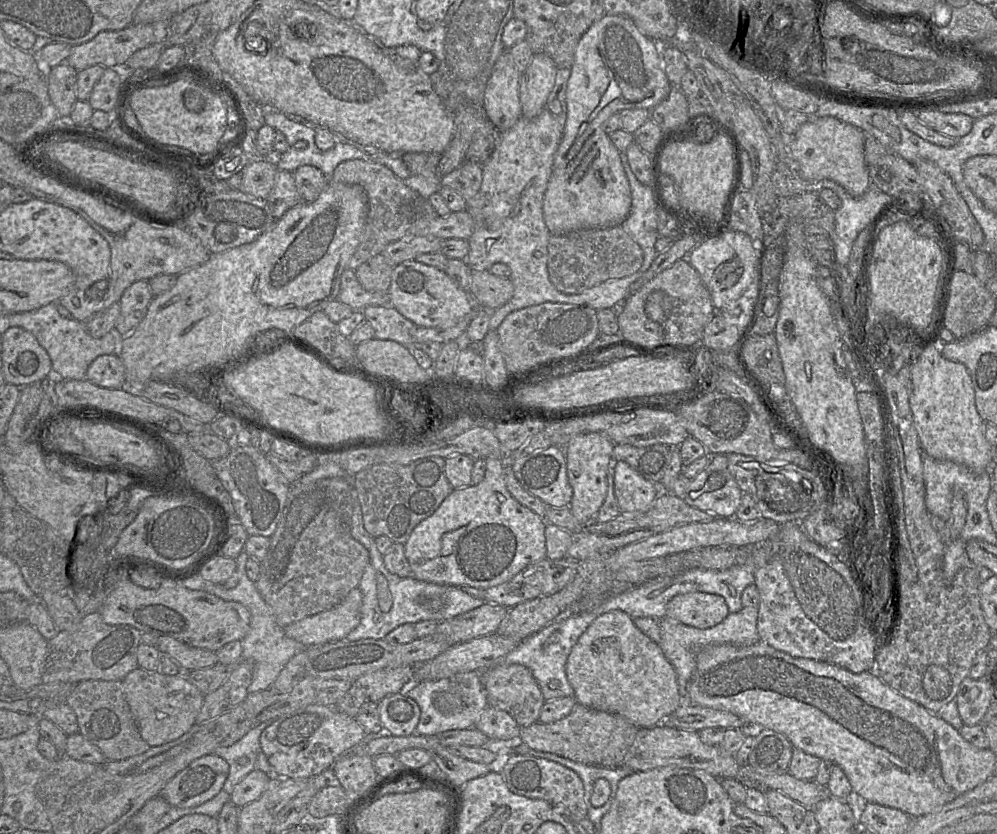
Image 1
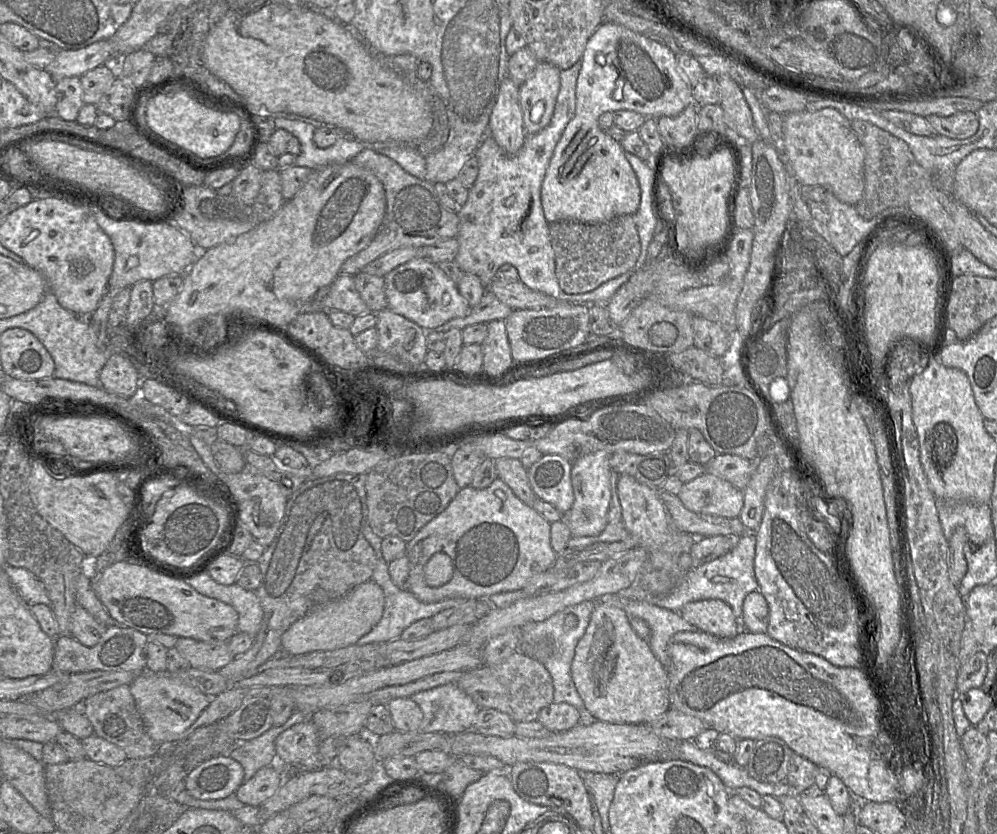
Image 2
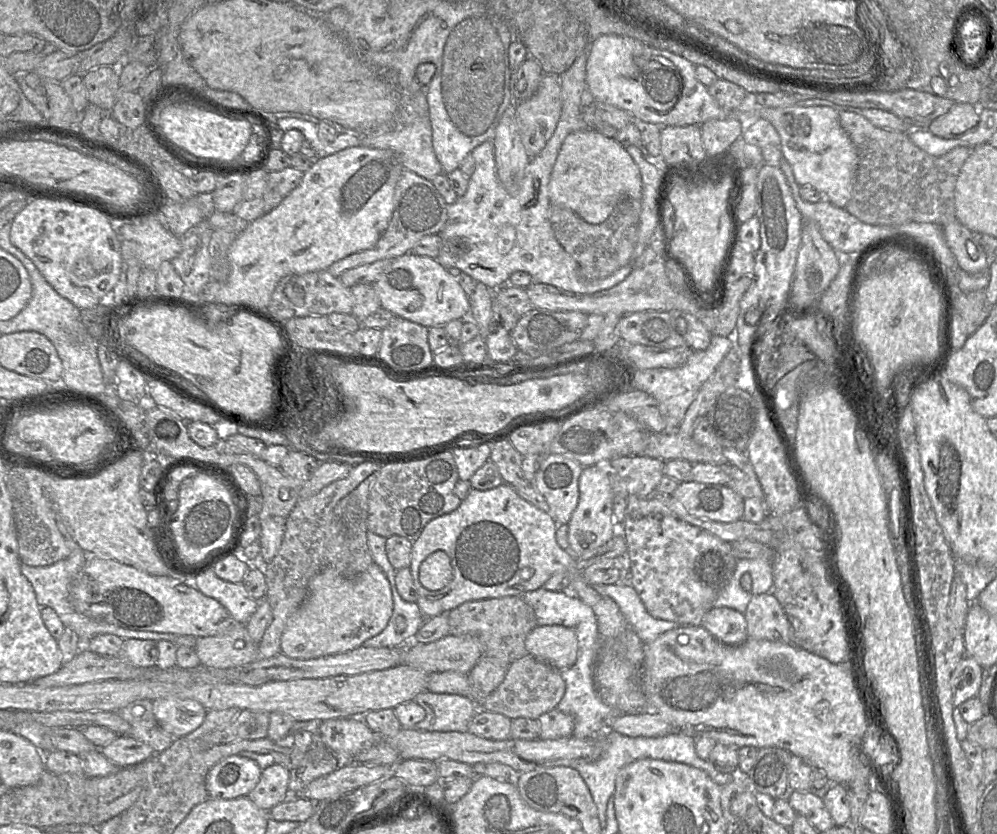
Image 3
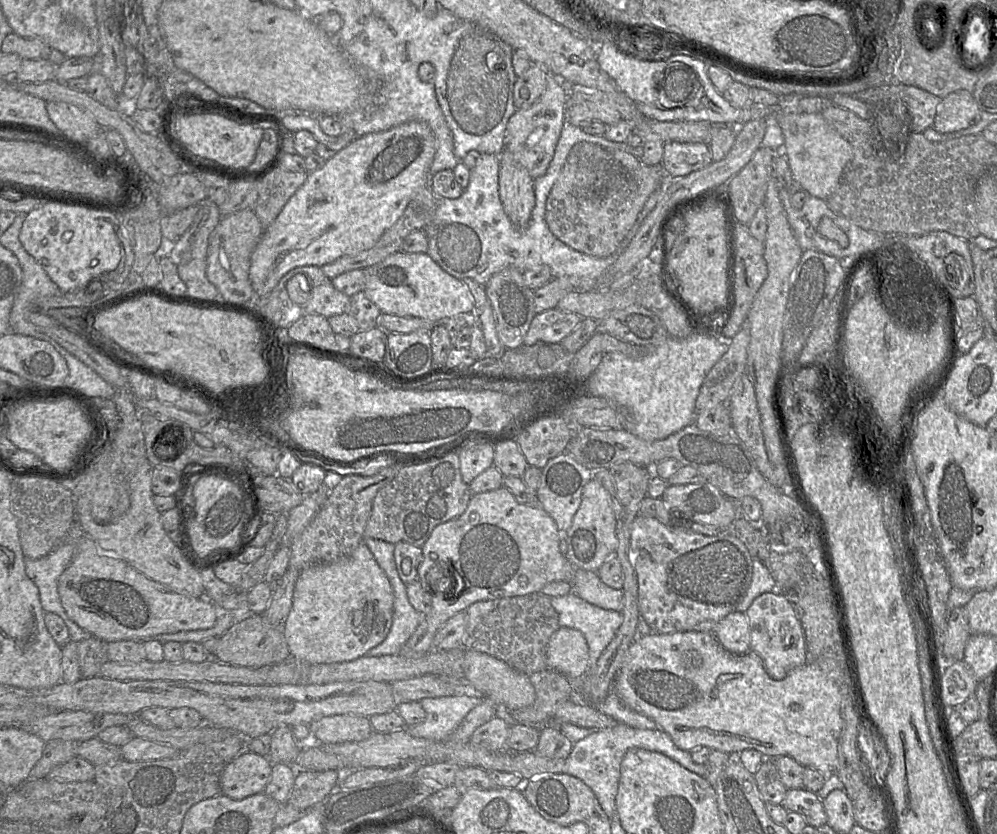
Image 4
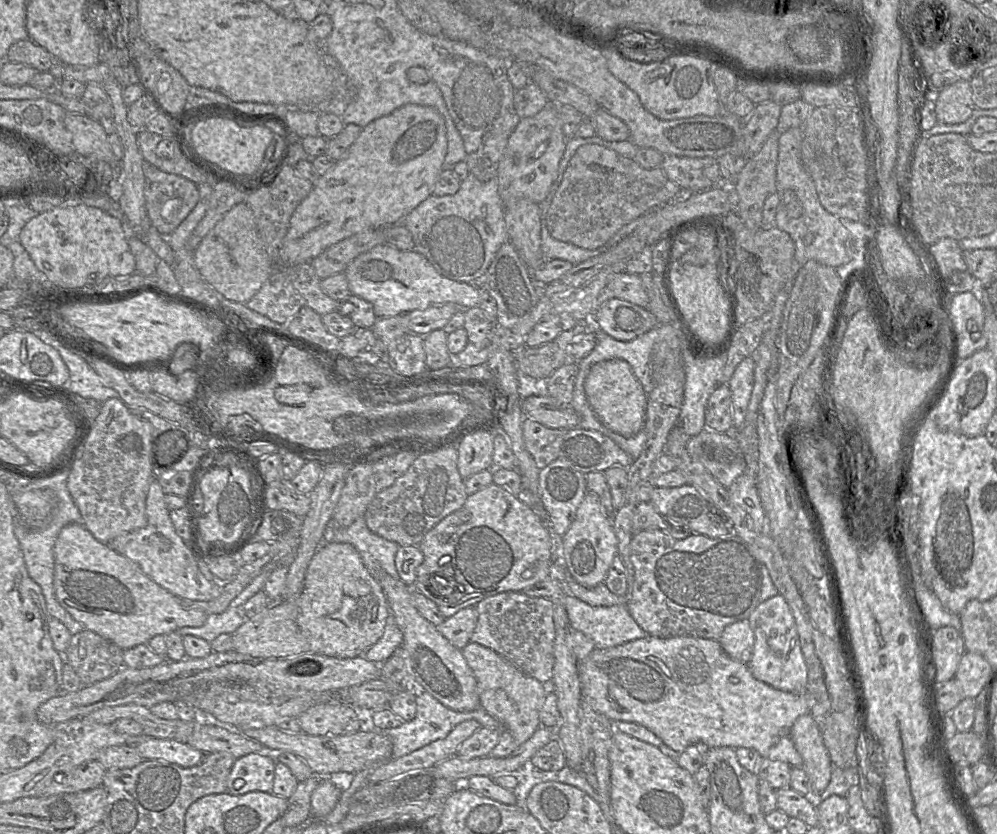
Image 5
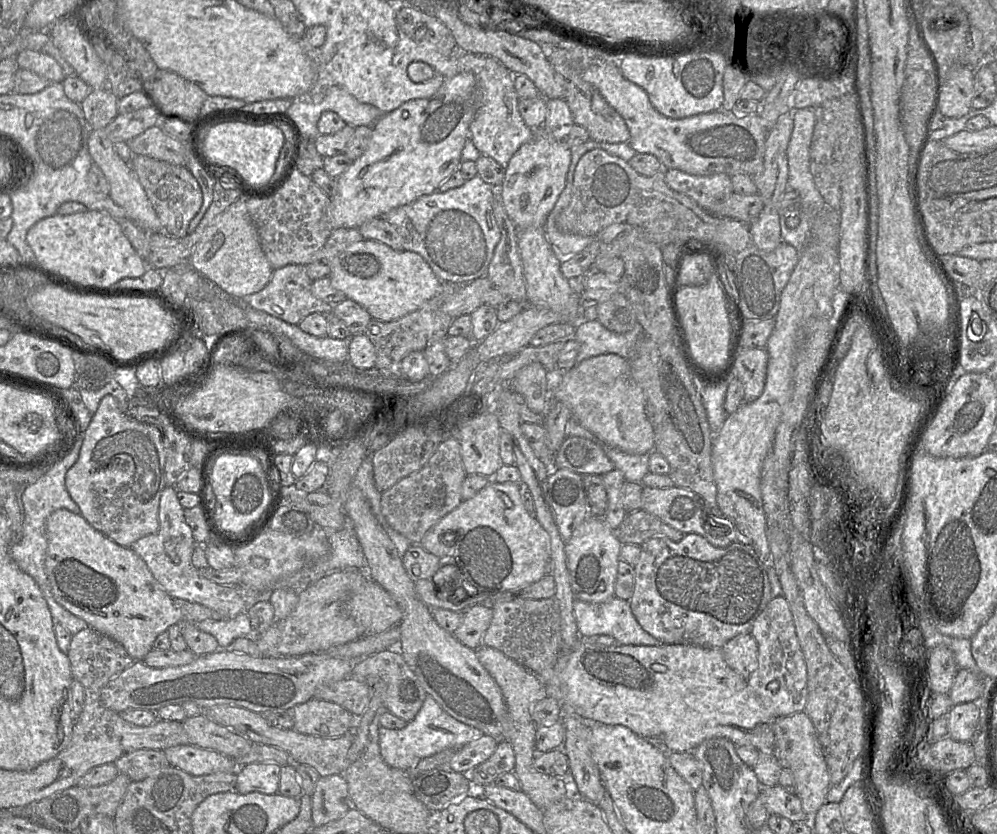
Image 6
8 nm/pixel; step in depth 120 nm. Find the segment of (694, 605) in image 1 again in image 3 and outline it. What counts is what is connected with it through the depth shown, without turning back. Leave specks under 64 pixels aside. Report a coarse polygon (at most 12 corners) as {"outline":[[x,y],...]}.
{"outline":[[712,607],[701,626],[725,645],[748,639],[744,615]]}

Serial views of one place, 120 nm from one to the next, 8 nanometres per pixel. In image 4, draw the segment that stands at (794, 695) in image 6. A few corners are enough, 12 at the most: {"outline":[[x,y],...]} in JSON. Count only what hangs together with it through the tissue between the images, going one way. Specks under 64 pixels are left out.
{"outline":[[763,593],[745,614],[770,678],[809,661],[798,612]]}

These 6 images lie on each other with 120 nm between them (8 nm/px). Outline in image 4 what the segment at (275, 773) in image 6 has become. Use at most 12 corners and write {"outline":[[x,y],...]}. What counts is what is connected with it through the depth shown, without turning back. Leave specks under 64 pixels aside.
{"outline":[[238,754],[221,773],[221,793],[234,800],[262,793],[268,757]]}

